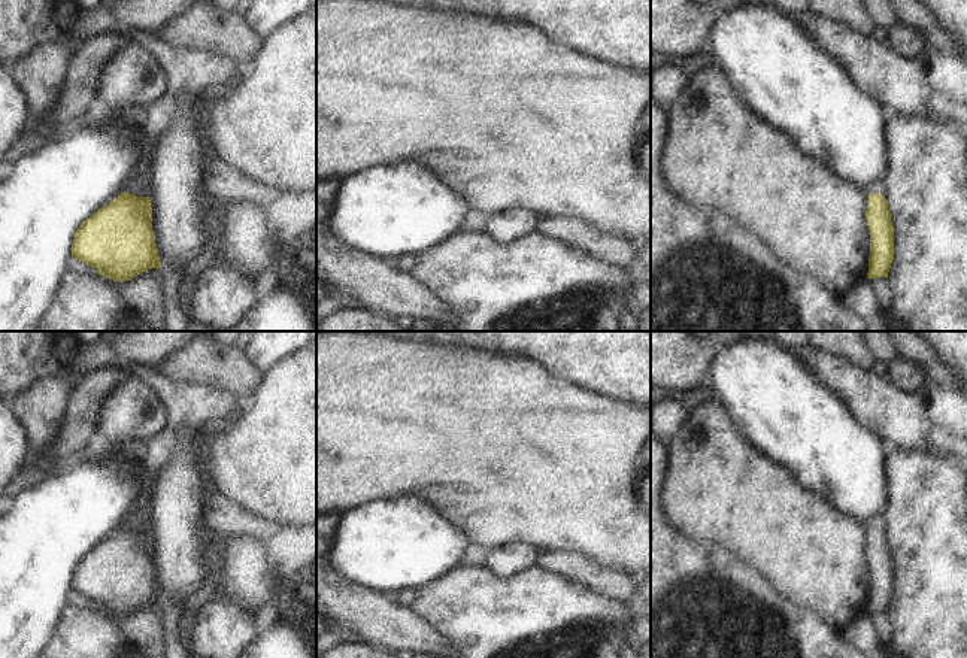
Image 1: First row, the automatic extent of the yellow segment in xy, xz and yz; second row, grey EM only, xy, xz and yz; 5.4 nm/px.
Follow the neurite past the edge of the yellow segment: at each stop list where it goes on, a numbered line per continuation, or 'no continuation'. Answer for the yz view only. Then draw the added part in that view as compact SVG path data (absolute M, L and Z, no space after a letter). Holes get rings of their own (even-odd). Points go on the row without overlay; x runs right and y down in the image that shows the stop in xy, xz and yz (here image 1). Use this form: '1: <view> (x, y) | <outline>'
1: yz (878, 521) | M885 512L877 513L873 518L870 518L867 521L867 527L869 528L873 527L873 528L883 528L885 530L888 527L888 518L885 516Z

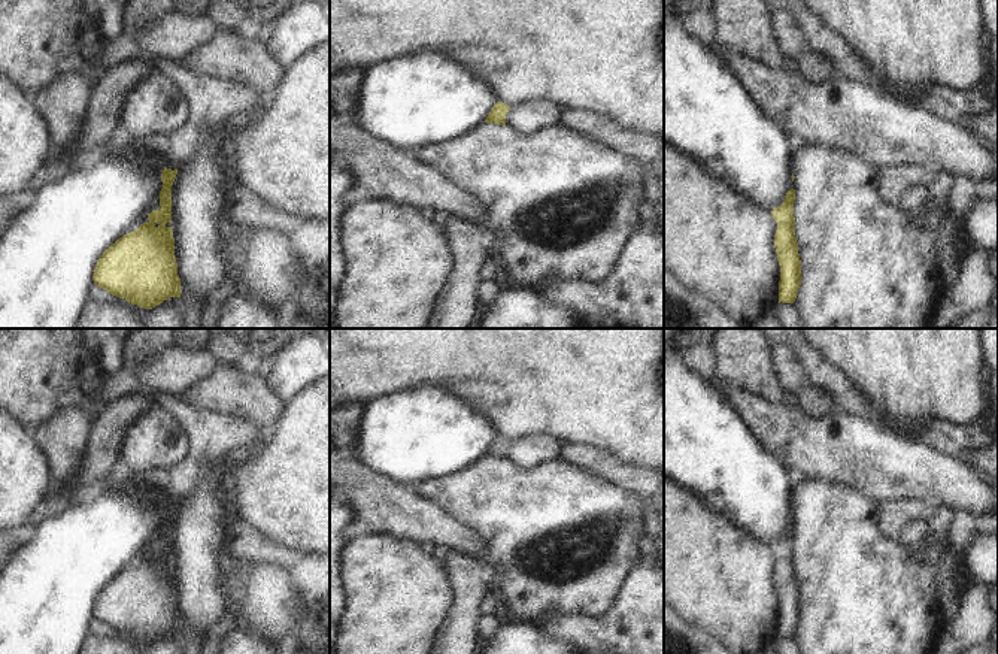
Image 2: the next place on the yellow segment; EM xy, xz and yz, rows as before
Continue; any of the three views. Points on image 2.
1: xy (221, 438) | M146 394L152 405L167 409L178 420L189 439L188 457L181 464L166 470L169 476L163 488L166 502L175 505L183 494L191 493L200 472L197 461L201 455L207 455L212 463L212 475L219 481L219 494L227 506L222 487L227 481L228 461L252 451L260 443L260 427L242 417L192 409L173 394Z

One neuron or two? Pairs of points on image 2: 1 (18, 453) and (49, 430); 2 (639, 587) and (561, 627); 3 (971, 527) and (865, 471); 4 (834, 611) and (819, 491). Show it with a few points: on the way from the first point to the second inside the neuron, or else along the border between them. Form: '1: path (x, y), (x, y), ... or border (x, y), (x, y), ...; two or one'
1: border (41, 447), (48, 459); two
2: path (624, 608), (604, 627), (582, 627); one
3: border (967, 511), (982, 514); two
4: path (834, 581), (833, 521); one

